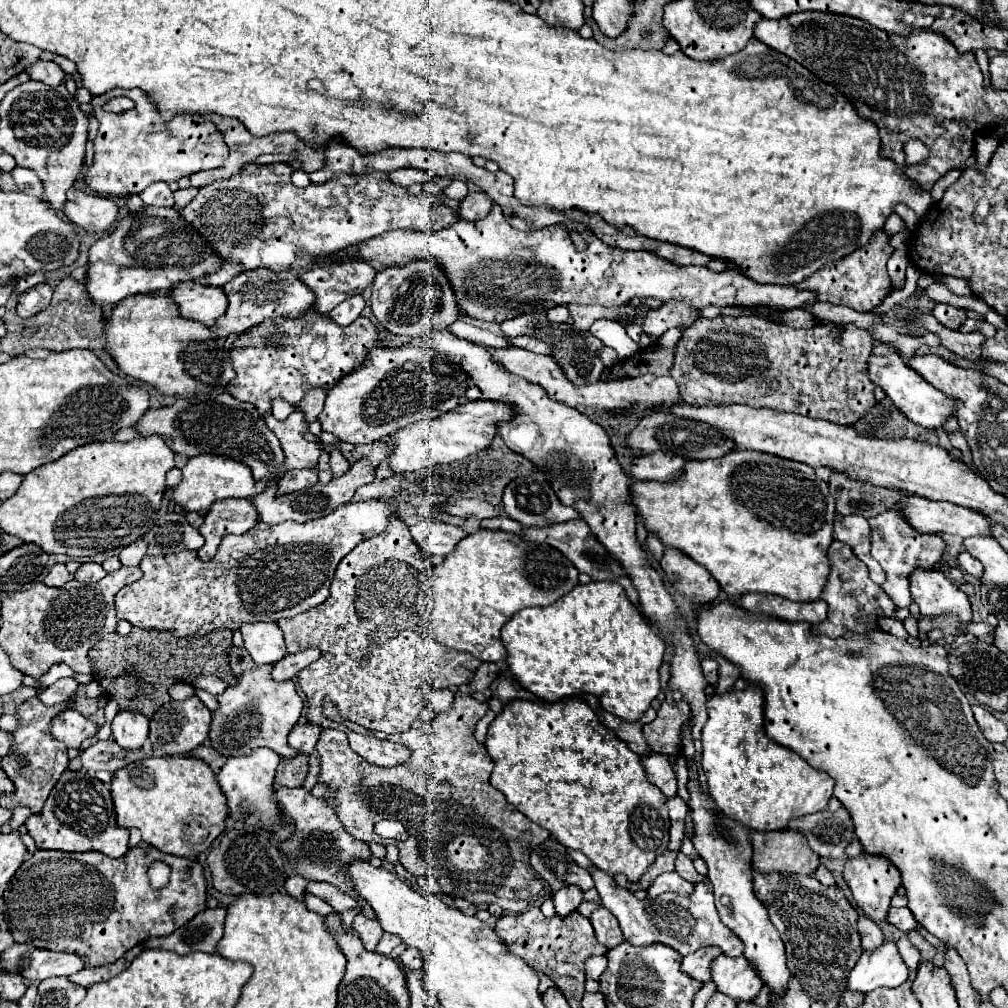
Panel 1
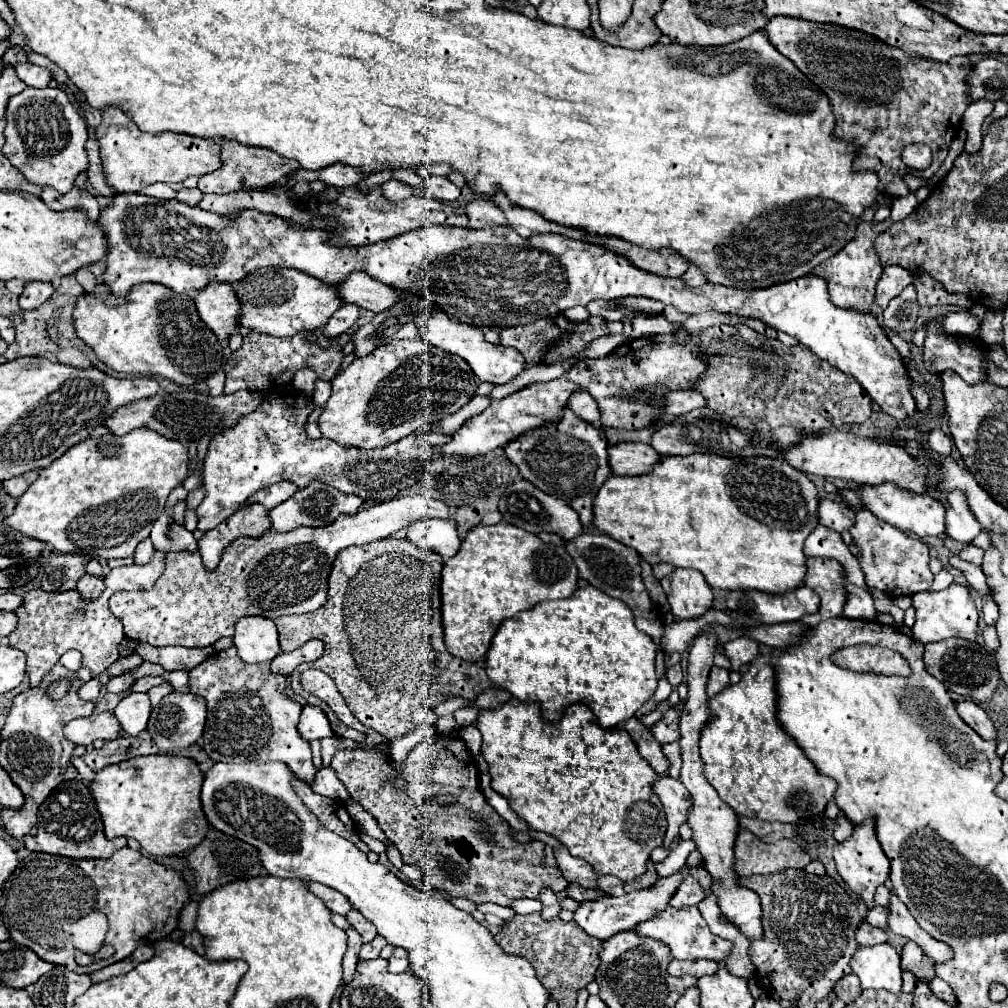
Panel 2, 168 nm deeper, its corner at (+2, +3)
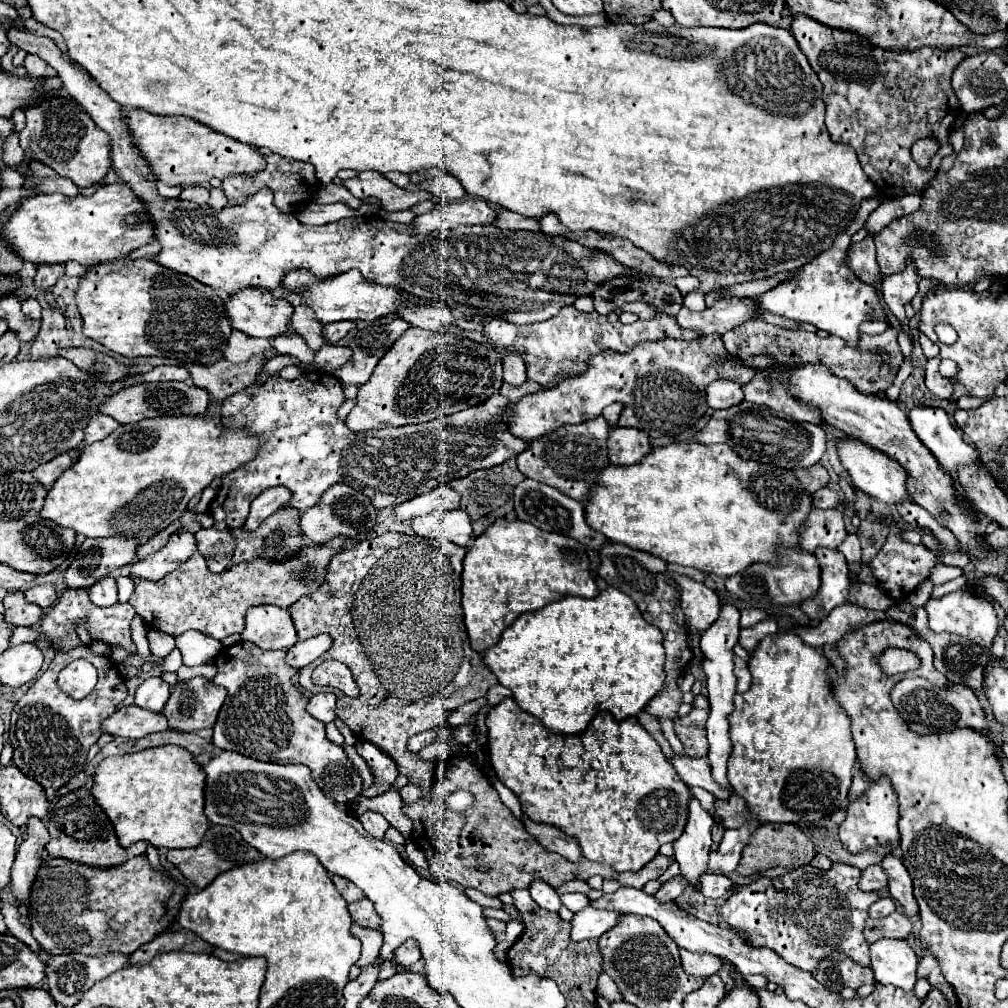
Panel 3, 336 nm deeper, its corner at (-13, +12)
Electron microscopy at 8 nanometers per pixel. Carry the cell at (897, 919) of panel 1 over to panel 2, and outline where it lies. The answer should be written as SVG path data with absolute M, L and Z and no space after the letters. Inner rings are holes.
M876 905L876 907L872 907L872 909L868 911L866 921L868 921L870 925L876 925L876 927L886 929L886 927L888 927L888 913L890 913L888 907L880 907L880 905Z

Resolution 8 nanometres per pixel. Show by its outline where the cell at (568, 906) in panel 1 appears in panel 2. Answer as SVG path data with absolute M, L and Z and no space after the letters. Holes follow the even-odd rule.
M542 889L540 891L540 897L538 897L540 901L542 901L542 917L546 917L546 919L554 919L554 917L558 917L558 913L560 913L560 899L558 899L558 895L552 891L552 889Z

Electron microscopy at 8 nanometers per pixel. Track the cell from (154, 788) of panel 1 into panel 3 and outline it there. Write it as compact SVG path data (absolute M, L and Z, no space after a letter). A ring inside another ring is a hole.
M155 746L135 754L123 754L103 760L95 768L91 796L111 820L121 848L129 848L139 840L145 840L155 848L193 848L203 840L209 828L209 820L203 816L203 788L203 770L199 764L195 764L191 752L179 746Z

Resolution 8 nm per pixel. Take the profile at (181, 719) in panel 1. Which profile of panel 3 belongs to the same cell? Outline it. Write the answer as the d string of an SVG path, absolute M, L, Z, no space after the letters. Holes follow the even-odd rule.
M203 676L179 680L163 708L169 728L179 732L199 732L213 728L219 708L227 696L225 688L215 686Z

